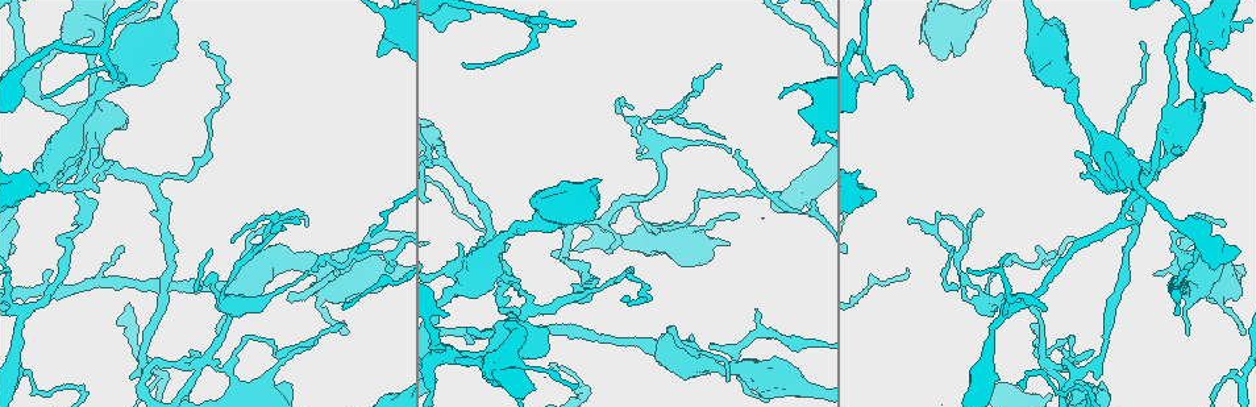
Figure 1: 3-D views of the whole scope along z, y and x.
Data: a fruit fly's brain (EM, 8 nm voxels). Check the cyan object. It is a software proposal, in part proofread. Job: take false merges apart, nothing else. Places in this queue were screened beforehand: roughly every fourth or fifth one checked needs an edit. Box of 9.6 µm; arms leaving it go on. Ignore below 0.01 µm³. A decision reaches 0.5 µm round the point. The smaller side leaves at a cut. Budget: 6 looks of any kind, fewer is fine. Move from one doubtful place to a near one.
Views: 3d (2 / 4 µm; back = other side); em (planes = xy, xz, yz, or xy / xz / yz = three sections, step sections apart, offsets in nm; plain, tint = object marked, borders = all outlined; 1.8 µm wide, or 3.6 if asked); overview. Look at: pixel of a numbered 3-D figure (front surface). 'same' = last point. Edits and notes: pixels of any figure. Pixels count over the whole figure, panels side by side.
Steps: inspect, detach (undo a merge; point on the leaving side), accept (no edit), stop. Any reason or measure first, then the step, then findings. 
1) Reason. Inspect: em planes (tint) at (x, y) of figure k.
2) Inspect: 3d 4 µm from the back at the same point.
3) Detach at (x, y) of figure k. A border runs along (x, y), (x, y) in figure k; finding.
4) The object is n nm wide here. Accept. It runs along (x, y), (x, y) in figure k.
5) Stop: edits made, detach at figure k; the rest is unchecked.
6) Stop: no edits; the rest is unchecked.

Inspect: 3d 4 µm at (98, 109) of figure 1.

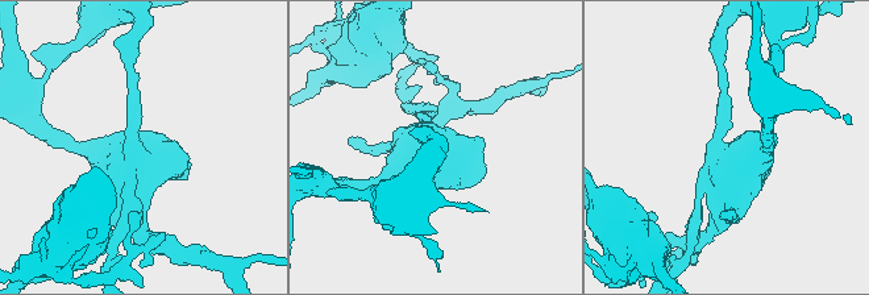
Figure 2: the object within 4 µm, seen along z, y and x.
Inspect: em 3.6 µm planes (tint) at (133, 151) of figure 2.

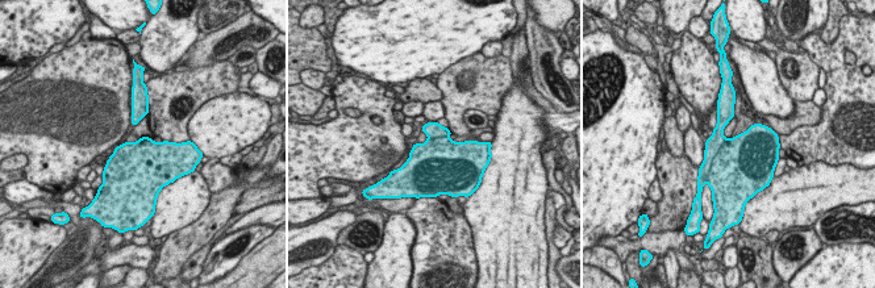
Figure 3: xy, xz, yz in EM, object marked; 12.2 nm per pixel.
Detach at (730, 166) of figure 3. A border runs along (726, 140), (713, 157), (705, 180) in figure 3; two cells meet here.

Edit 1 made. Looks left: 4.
Redraw. Inspect: overview.

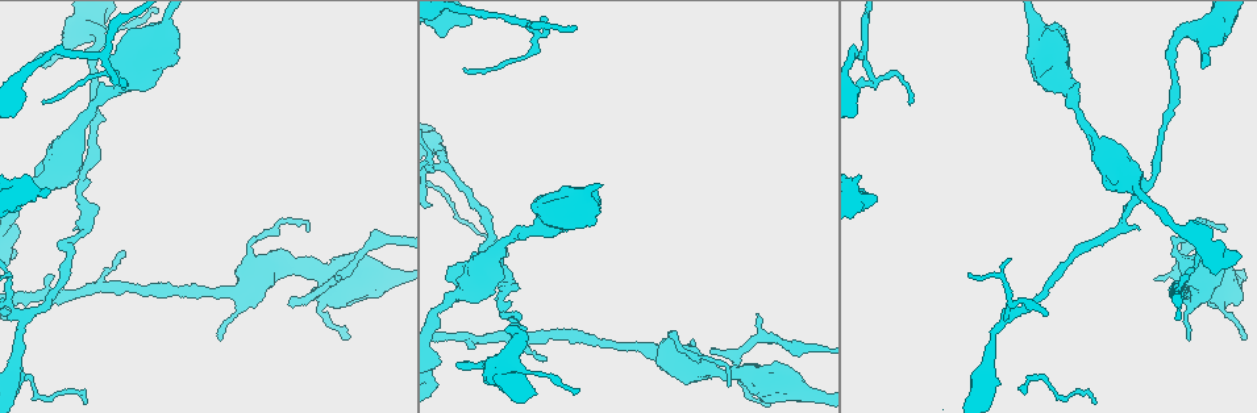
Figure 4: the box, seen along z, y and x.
Two arms at a narrow angle. Inspect: 3d 4 µm at (322, 281) of figure 4.

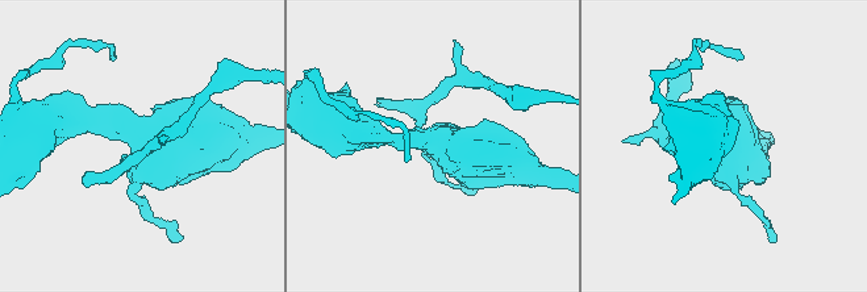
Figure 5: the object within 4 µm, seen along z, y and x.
Now the EM. Inspect: em 3.6 µm yz step 16 (tint) at (440, 144) of figure 5.

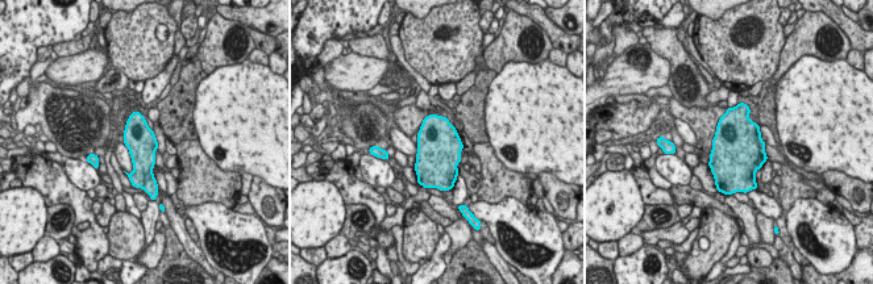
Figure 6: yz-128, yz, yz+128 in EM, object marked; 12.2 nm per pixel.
Cut it another way. Inspect: em 3.6 µm planes (tint) at the same point.

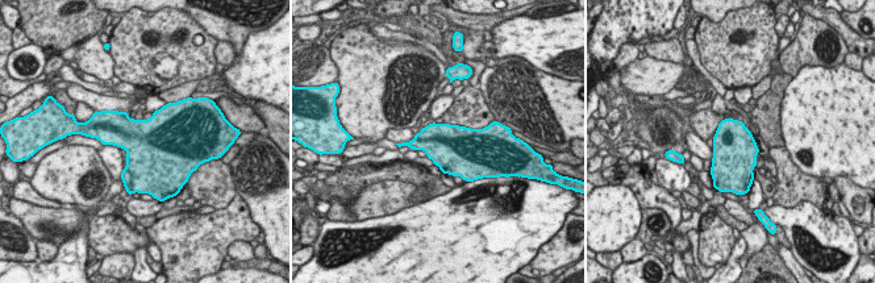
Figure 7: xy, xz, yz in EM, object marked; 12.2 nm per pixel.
Accept. All the same cell.

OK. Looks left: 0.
Stop: edits made, detach at figure 3; the rest is unchecked.

